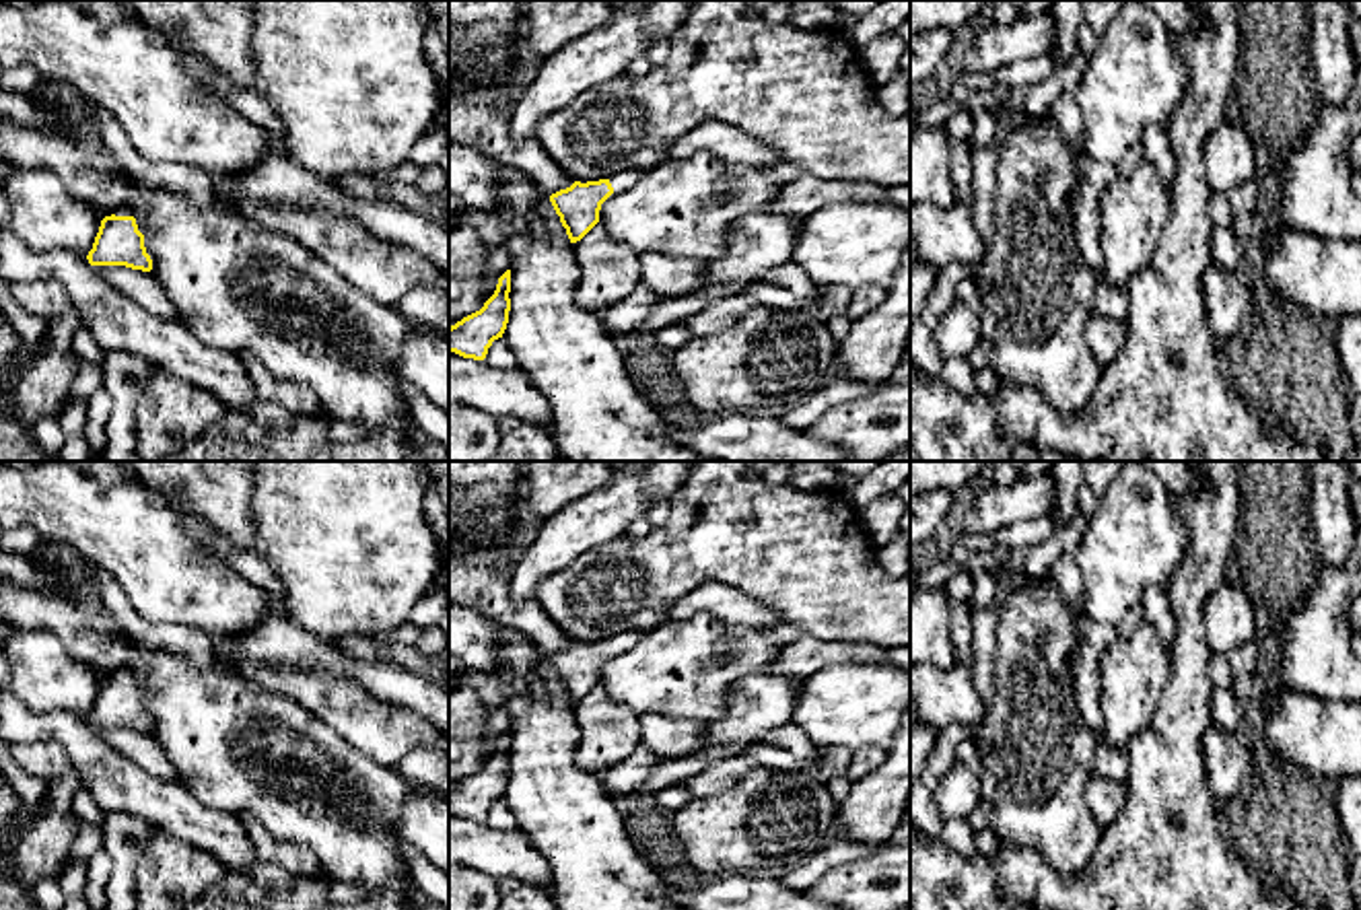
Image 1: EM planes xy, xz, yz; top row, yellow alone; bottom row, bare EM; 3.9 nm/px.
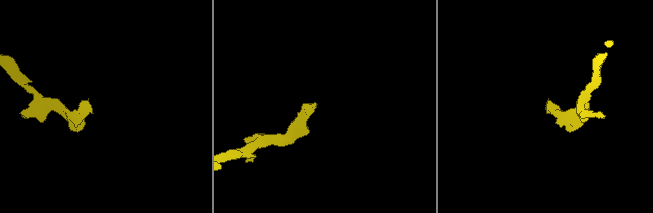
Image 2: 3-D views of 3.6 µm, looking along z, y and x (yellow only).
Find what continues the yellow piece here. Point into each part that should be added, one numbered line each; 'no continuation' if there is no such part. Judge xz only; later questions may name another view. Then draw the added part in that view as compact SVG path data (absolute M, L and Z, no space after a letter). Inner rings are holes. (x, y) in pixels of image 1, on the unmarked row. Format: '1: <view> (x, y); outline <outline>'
1: xz (624, 641); outline M626 630L607 638L614 649L612 657L630 651L642 638L642 634L644 634L642 630Z

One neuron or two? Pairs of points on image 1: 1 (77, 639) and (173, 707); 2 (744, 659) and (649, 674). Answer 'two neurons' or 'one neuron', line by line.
1: one neuron
2: one neuron

